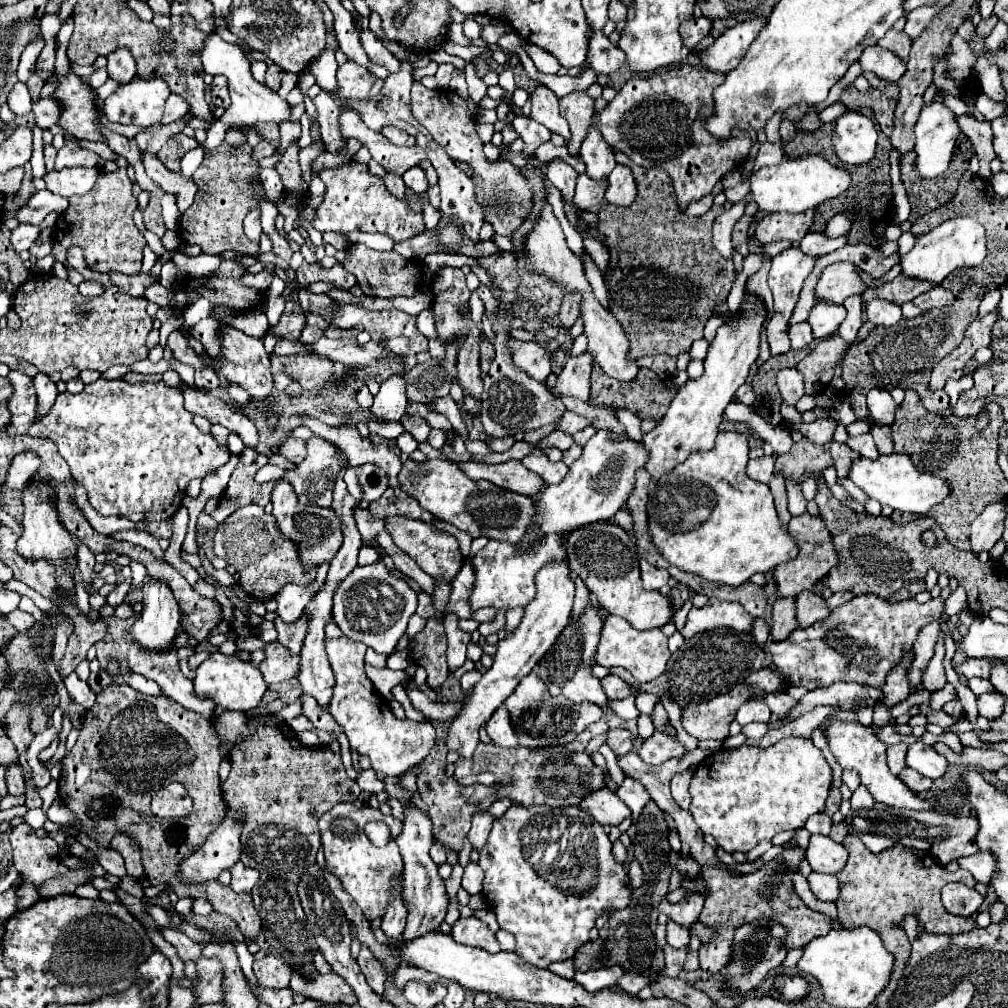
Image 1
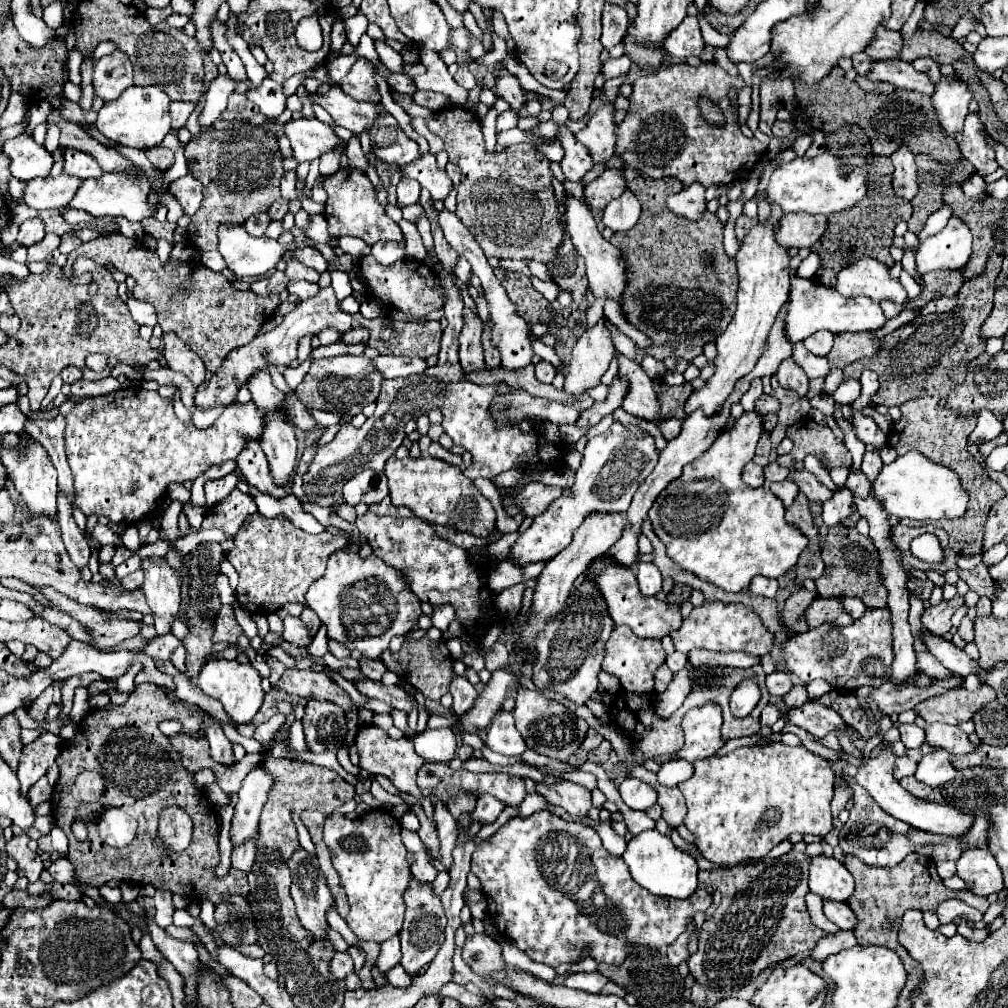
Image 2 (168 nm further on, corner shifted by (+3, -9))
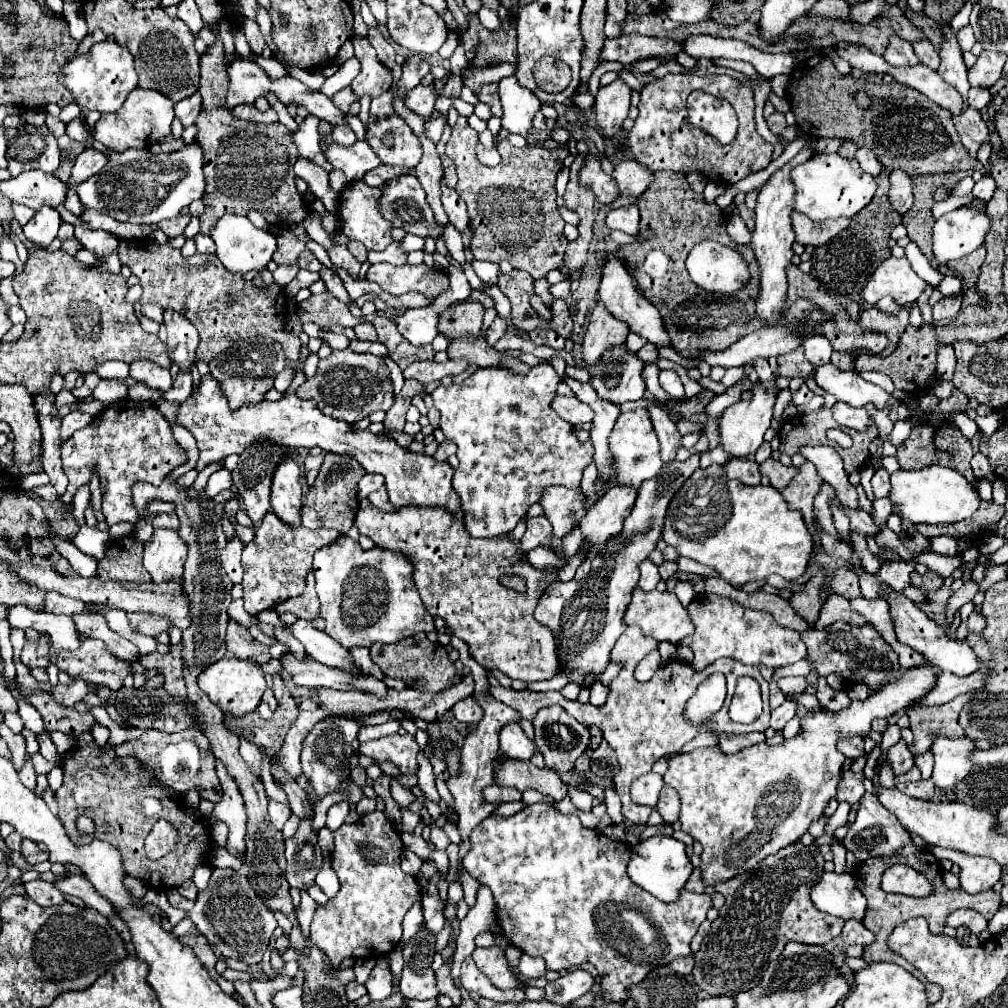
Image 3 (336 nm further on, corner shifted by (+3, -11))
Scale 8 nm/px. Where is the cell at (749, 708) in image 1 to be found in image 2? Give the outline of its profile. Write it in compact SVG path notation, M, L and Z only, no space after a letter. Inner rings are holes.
M767 705L767 707L763 709L763 713L761 713L761 725L771 727L779 717L781 717L781 711L779 711L775 705Z

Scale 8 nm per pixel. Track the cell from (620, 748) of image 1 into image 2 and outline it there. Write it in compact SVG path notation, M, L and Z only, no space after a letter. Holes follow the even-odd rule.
M603 741L603 745L599 749L593 749L589 753L589 761L593 761L593 763L605 763L609 759L609 753L611 753L611 745L609 745L609 741Z

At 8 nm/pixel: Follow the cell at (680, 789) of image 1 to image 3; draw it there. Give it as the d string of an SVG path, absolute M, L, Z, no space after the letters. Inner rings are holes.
M665 785L663 791L661 791L661 795L659 795L657 811L663 817L663 821L669 823L669 825L679 819L679 795L673 793L673 789L669 791L669 785Z

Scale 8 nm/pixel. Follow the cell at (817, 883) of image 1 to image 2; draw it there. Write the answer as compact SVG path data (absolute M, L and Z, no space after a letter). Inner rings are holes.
M831 899L823 901L823 913L829 921L833 921L841 929L855 927L855 913L849 909L847 903L833 903Z

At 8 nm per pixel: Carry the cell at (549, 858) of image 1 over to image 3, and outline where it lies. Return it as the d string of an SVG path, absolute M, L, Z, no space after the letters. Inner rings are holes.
M539 803L539 805L529 805L525 807L523 811L511 815L511 817L499 817L499 815L489 815L485 821L481 821L481 825L477 825L477 829L473 829L471 837L471 847L469 847L469 853L463 857L463 867L465 871L475 877L481 885L487 885L491 891L493 891L493 897L495 897L495 903L497 903L497 921L505 933L505 937L515 943L517 947L523 949L523 953L531 955L531 957L543 957L545 963L547 963L547 969L553 969L553 971L561 971L561 969L569 969L569 967L579 967L581 963L591 963L599 977L601 977L601 983L605 981L607 985L601 985L601 999L605 1003L611 1003L611 1001L627 1001L629 999L629 993L627 989L631 985L637 985L641 983L647 973L655 967L661 967L661 965L669 965L675 957L687 957L687 955L693 955L691 951L691 939L693 935L697 933L697 927L705 921L705 913L707 909L711 909L711 897L707 893L689 893L689 891L681 891L681 897L673 903L663 903L663 901L657 901L657 897L645 893L641 887L633 885L633 881L629 881L629 875L627 875L627 863L629 863L629 853L631 853L631 847L623 841L613 841L609 837L605 837L601 831L595 831L595 829L585 829L579 821L579 817L575 815L563 815L559 813L553 805L547 805L547 803Z

